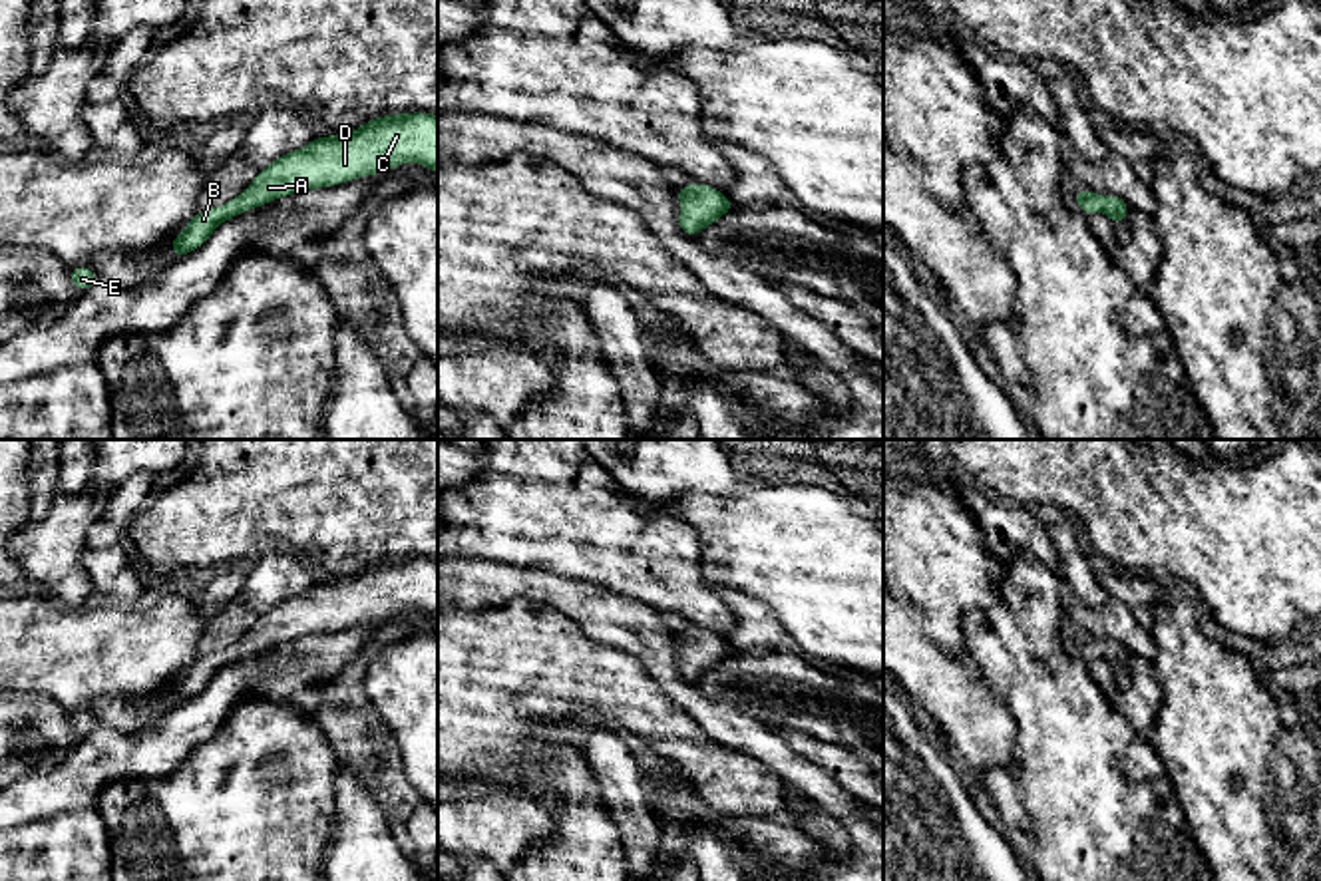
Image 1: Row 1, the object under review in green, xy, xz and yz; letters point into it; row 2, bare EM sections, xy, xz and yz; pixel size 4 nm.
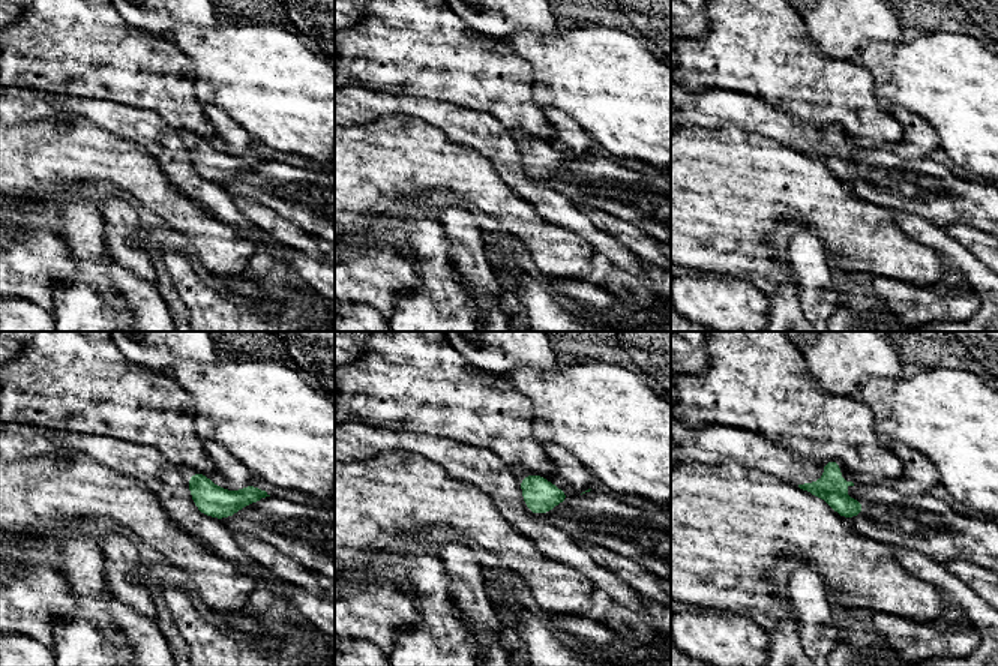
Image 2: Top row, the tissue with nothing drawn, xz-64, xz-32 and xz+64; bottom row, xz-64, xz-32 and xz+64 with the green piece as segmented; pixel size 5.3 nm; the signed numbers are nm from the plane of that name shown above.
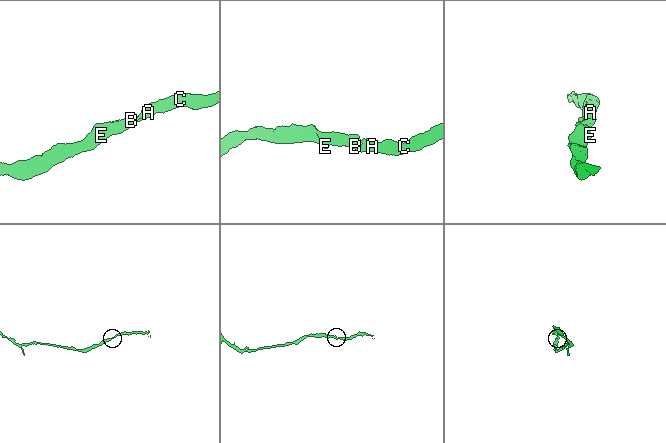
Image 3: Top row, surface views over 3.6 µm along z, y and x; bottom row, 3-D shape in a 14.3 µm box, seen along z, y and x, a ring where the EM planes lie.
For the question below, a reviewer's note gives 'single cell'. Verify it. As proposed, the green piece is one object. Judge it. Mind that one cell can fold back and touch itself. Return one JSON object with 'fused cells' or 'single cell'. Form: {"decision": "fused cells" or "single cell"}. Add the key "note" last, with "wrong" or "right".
{"decision": "single cell", "note": "right"}

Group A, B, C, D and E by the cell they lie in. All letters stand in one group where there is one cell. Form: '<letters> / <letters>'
A B C D E

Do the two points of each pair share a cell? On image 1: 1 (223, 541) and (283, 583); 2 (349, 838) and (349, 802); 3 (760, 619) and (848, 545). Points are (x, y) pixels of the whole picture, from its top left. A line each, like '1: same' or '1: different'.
1: different
2: same
3: different

